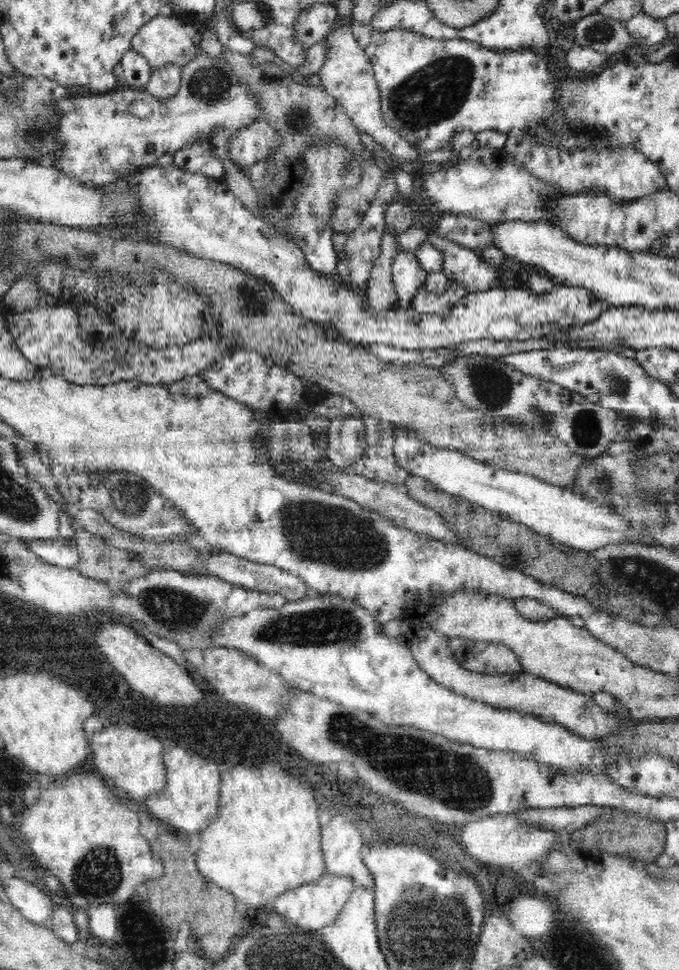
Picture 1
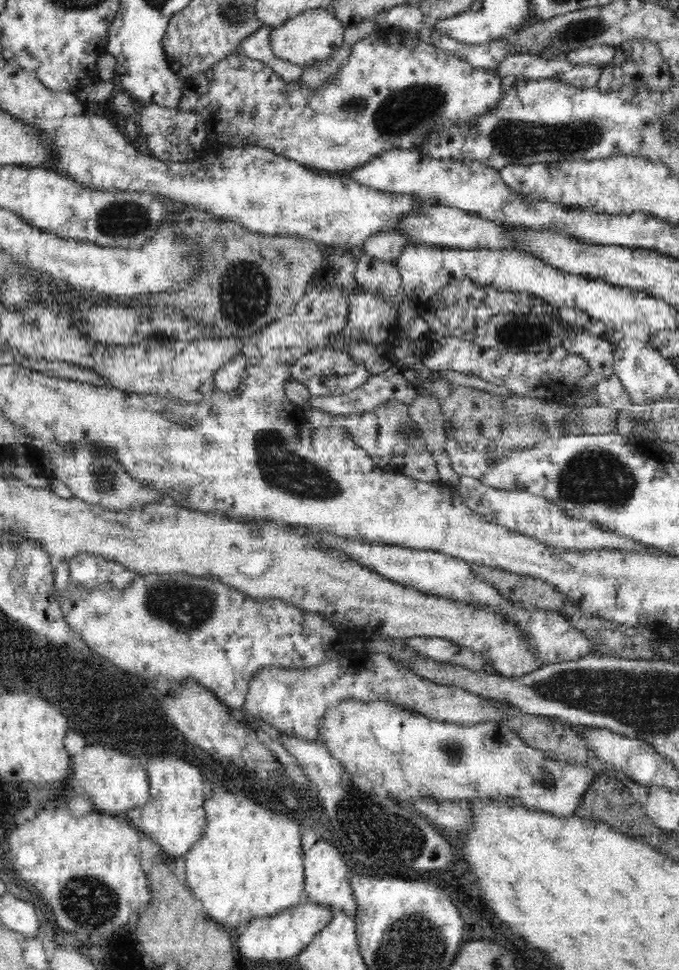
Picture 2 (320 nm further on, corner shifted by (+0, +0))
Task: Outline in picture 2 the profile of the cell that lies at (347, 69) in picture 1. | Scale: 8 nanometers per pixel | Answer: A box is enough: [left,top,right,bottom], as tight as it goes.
[269,7,345,67]

